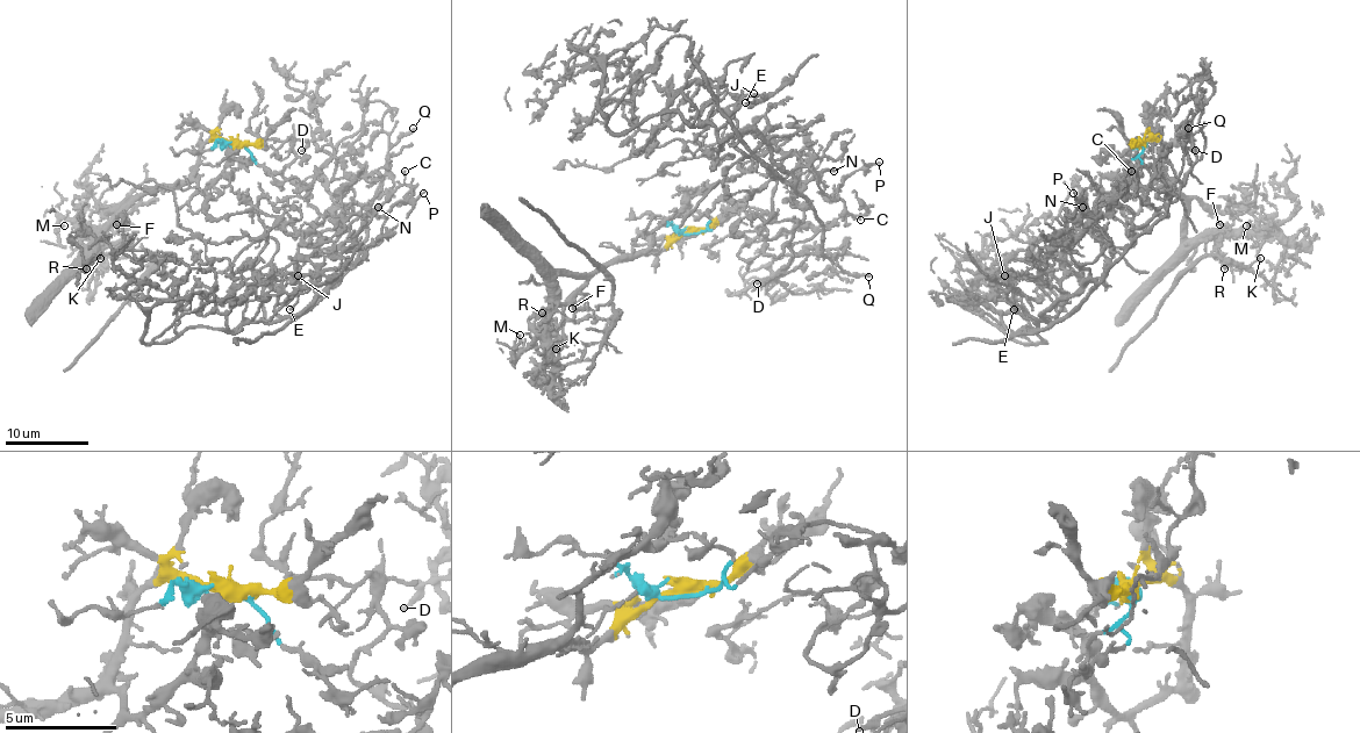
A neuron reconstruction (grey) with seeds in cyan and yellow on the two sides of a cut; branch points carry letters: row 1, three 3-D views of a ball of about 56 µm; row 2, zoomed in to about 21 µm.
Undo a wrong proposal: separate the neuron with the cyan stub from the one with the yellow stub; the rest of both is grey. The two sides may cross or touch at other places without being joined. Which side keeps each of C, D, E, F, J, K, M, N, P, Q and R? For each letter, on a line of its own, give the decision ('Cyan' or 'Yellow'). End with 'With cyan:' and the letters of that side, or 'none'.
C: Cyan
D: Cyan
E: Cyan
F: Yellow
J: Cyan
K: Yellow
M: Yellow
N: Cyan
P: Cyan
Q: Cyan
R: Yellow
With cyan: C, D, E, J, N, P, Q

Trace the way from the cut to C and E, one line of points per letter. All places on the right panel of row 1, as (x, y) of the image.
C: (1144, 146), (1118, 179), (1168, 215), (1136, 228), (1102, 192), (1079, 265), (1131, 171)
E: (1144, 146), (1116, 179), (1150, 186), (1166, 217), (1050, 323), (1010, 292), (1015, 309)

